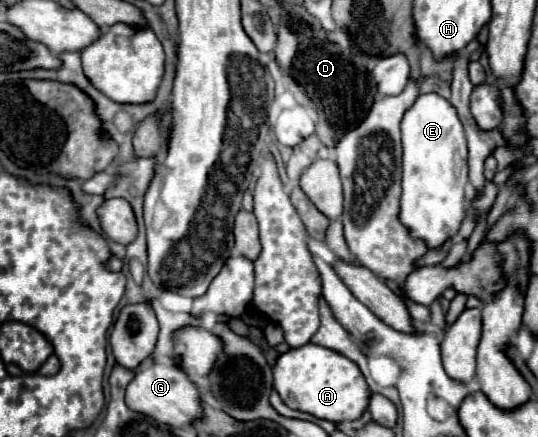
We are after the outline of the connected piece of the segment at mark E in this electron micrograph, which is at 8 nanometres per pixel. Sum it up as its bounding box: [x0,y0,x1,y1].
[400,92,468,248]

